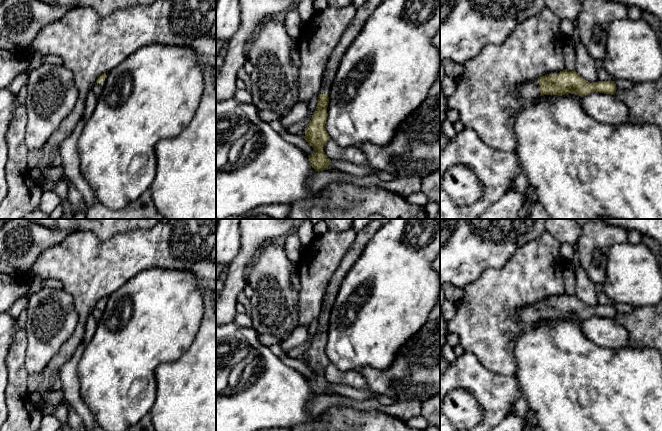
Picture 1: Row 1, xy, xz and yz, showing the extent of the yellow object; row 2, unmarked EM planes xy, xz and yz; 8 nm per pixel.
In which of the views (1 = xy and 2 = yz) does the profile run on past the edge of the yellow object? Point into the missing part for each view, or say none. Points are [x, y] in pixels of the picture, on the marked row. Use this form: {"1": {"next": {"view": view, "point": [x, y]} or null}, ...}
{"1": {"next": {"view": "xy", "point": [97, 88]}}, "2": {"next": {"view": "yz", "point": [528, 91]}}}

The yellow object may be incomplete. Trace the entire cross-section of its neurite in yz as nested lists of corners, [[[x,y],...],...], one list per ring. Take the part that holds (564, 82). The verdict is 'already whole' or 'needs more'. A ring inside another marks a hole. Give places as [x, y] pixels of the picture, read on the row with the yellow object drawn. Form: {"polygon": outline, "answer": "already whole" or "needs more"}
{"polygon": [[[563,69],[557,74],[547,74],[538,79],[525,82],[518,87],[520,97],[526,104],[532,102],[538,96],[555,94],[577,94],[584,97],[592,92],[614,95],[617,87],[615,81],[598,81],[590,83],[584,80],[575,70]]], "answer": "needs more"}

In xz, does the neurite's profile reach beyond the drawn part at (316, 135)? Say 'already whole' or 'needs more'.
needs more

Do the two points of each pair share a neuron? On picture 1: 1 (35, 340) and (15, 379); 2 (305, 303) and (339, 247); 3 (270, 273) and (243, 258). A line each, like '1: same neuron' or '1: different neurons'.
1: different neurons
2: same neuron
3: different neurons

